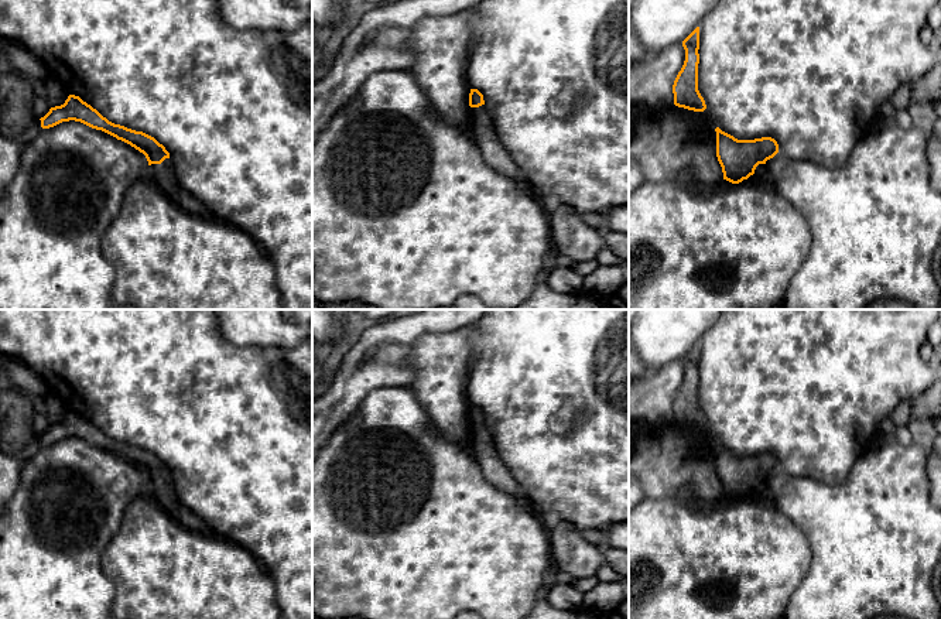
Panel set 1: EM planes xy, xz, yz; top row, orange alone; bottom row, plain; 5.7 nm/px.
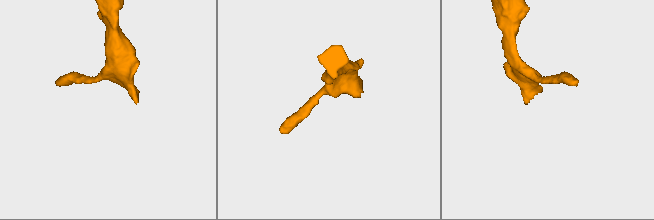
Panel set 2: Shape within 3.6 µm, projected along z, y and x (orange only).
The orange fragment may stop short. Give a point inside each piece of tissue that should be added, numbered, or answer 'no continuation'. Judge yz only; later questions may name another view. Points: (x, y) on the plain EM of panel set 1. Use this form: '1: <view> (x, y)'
1: yz (762, 491)

